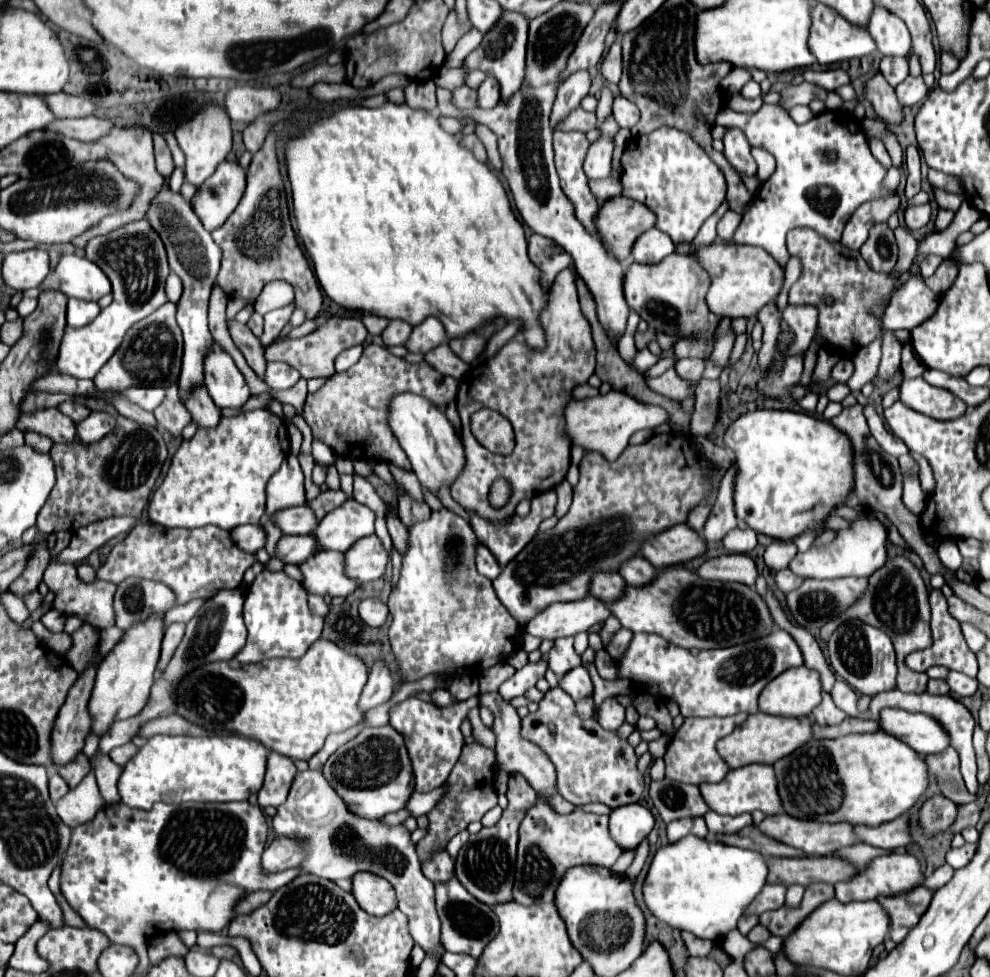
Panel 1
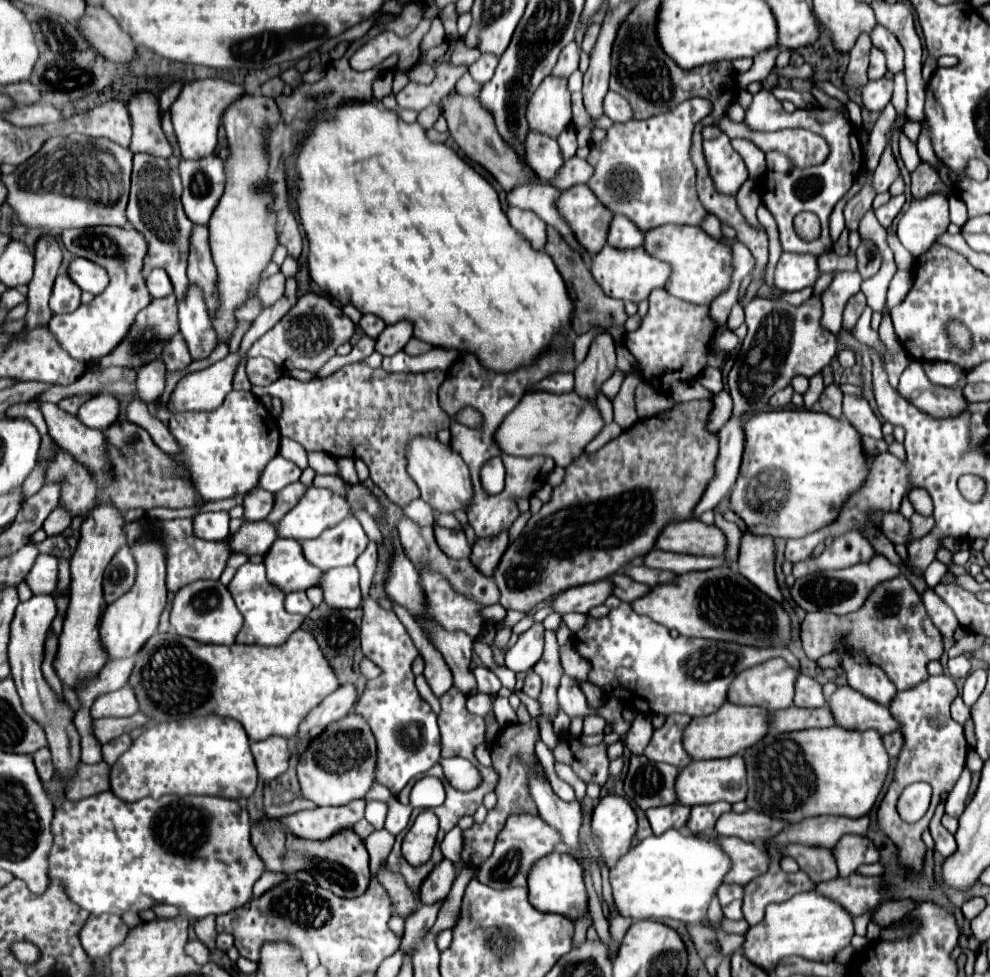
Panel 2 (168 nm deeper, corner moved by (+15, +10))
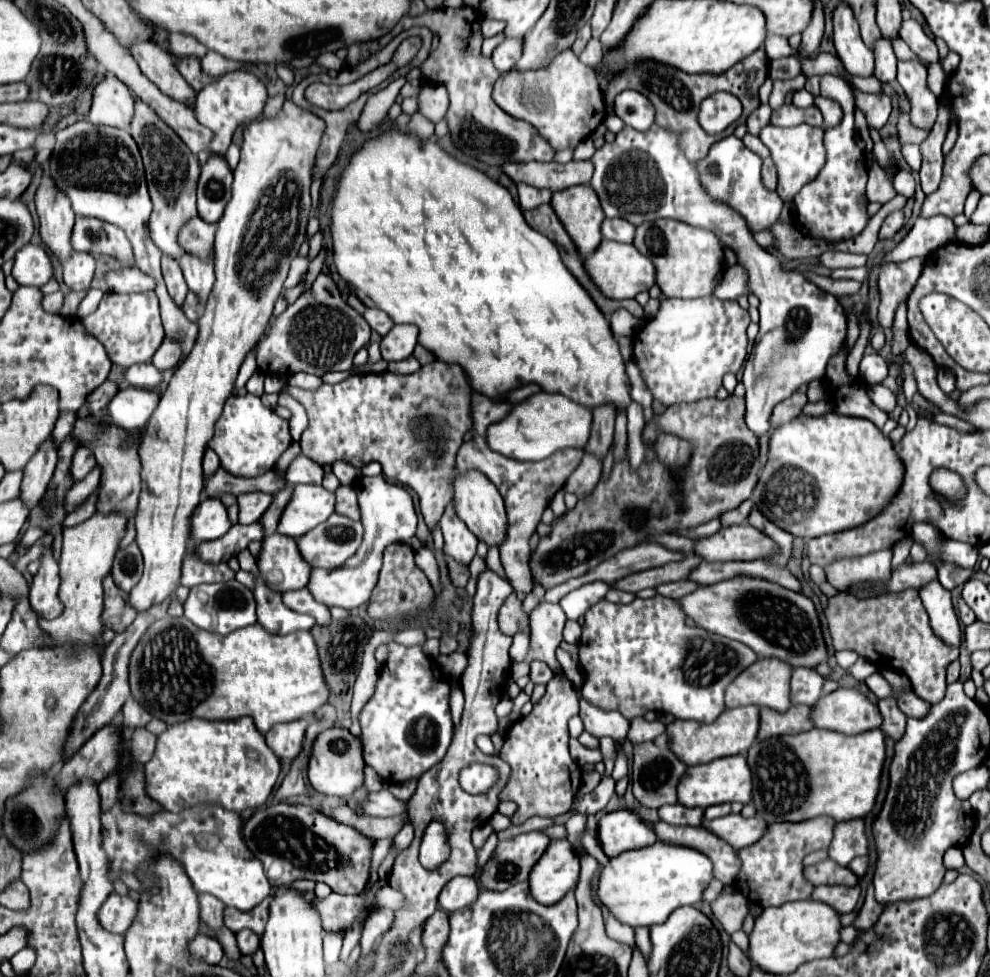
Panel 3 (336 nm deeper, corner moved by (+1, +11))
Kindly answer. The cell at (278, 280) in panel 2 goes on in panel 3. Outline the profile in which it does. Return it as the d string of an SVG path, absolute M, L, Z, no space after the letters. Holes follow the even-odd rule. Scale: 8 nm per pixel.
M294 257L292 265L290 265L290 273L288 273L286 281L284 281L284 287L290 289L290 287L298 285L304 279L304 275L306 275L308 265L310 265L310 259L308 257Z

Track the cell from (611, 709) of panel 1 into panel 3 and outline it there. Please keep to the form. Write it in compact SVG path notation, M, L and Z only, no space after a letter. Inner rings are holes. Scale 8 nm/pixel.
M606 737L600 739L600 751L602 751L602 755L604 755L604 761L606 761L606 759L612 759L612 761L616 759L616 745L614 745L614 741L612 741L610 737L608 737L608 739L606 739Z

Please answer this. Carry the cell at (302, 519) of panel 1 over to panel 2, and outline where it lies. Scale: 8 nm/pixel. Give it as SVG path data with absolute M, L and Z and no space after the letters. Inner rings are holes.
M254 488L244 498L244 520L264 520L274 506L274 494L268 494L262 488Z

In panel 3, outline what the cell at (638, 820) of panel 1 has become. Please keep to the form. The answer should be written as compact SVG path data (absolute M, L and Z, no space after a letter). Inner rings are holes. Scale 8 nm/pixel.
M618 809L604 813L598 821L598 843L608 857L616 857L628 849L652 845L654 841L654 831L630 811Z

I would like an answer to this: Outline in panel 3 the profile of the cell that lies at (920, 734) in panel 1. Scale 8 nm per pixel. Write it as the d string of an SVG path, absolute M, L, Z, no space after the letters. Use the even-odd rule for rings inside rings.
M836 689L822 695L814 709L814 727L840 731L846 735L864 733L882 725L882 715L874 703L870 703L856 689Z

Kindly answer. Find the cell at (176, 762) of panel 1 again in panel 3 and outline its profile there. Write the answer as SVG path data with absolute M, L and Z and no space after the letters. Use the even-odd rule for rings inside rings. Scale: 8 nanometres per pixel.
M250 717L232 721L188 719L170 725L156 743L152 761L144 765L146 793L166 811L180 813L188 807L218 805L230 811L264 805L282 771L282 761L266 745Z

